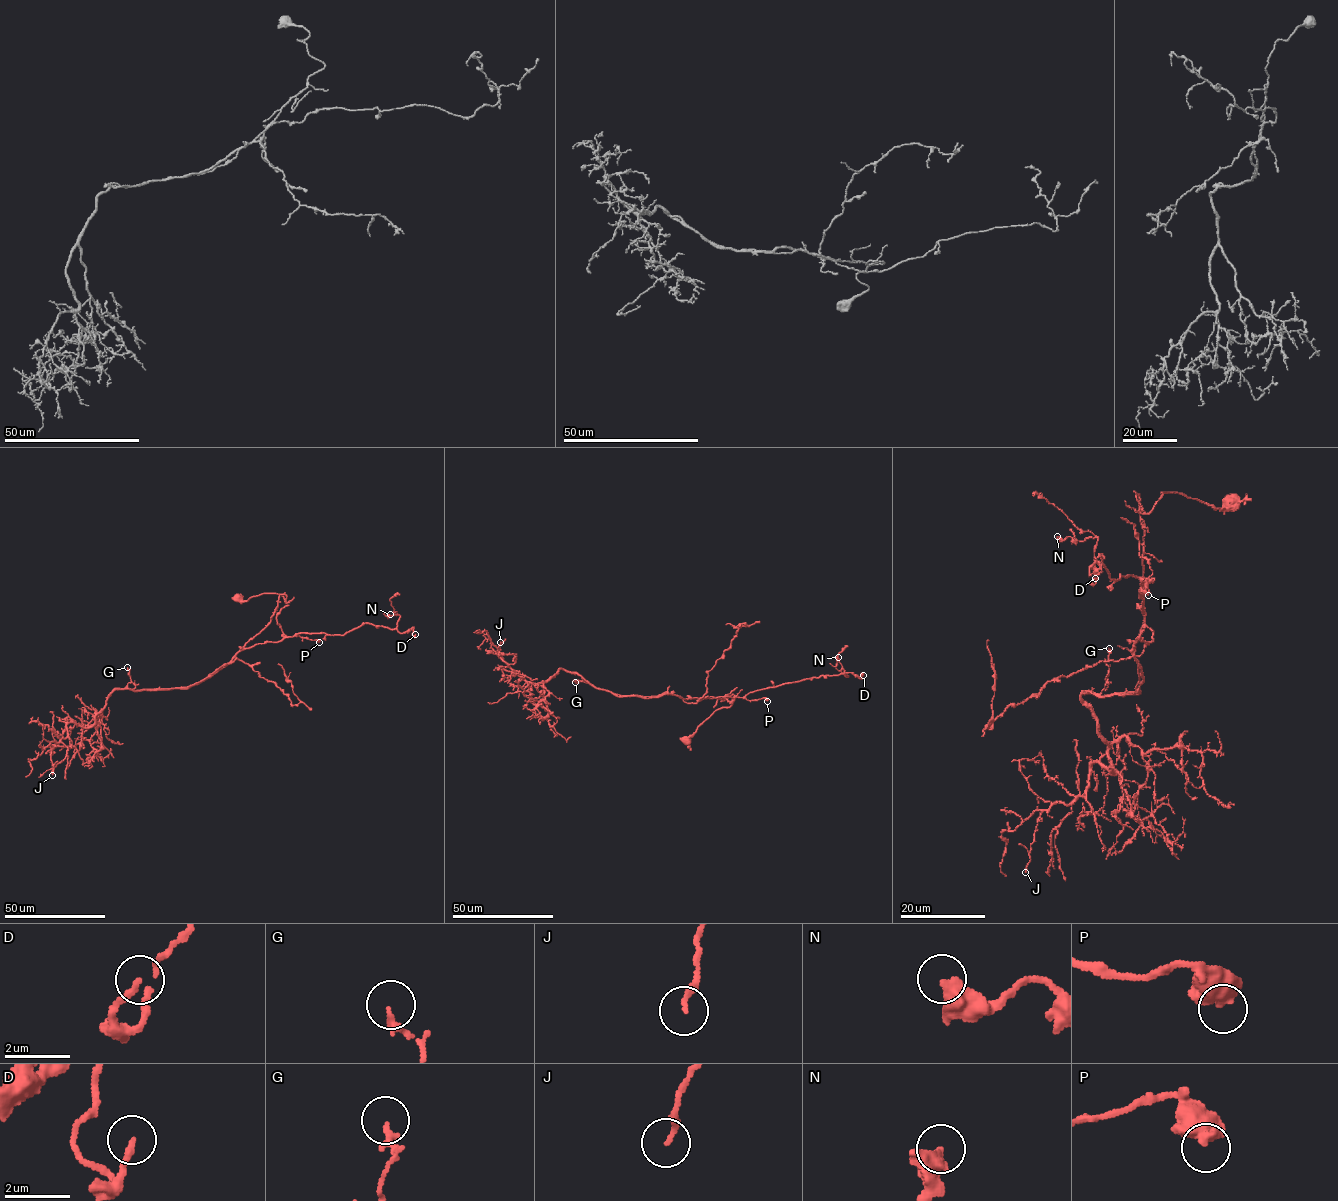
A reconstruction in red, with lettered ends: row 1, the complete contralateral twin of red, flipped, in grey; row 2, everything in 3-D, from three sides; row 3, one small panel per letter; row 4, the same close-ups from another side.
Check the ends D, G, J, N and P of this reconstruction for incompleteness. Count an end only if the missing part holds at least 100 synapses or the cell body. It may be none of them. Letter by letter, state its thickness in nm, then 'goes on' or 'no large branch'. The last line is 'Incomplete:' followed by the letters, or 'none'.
D: 180 nm thick; no large branch
G: 200 nm thick; no large branch
J: 180 nm thick; no large branch
N: 480 nm thick; no large branch
P: 480 nm thick; no large branch
Incomplete: none

